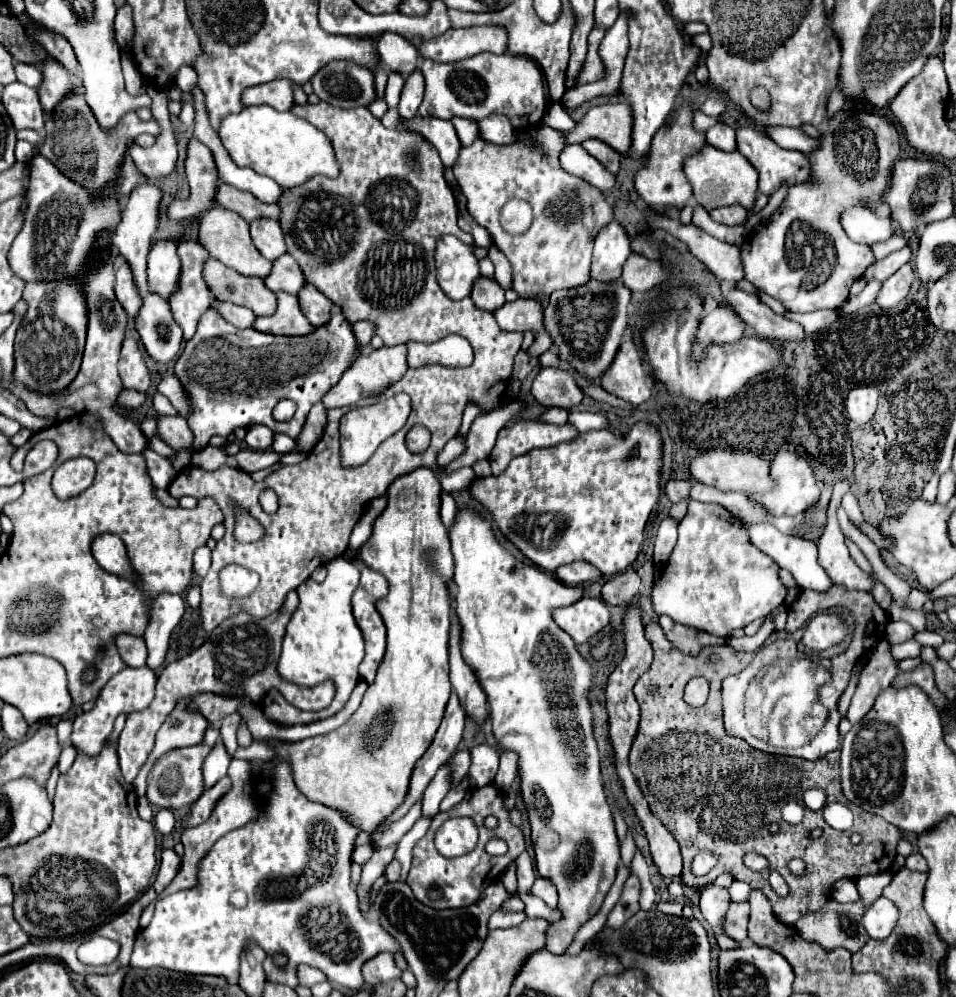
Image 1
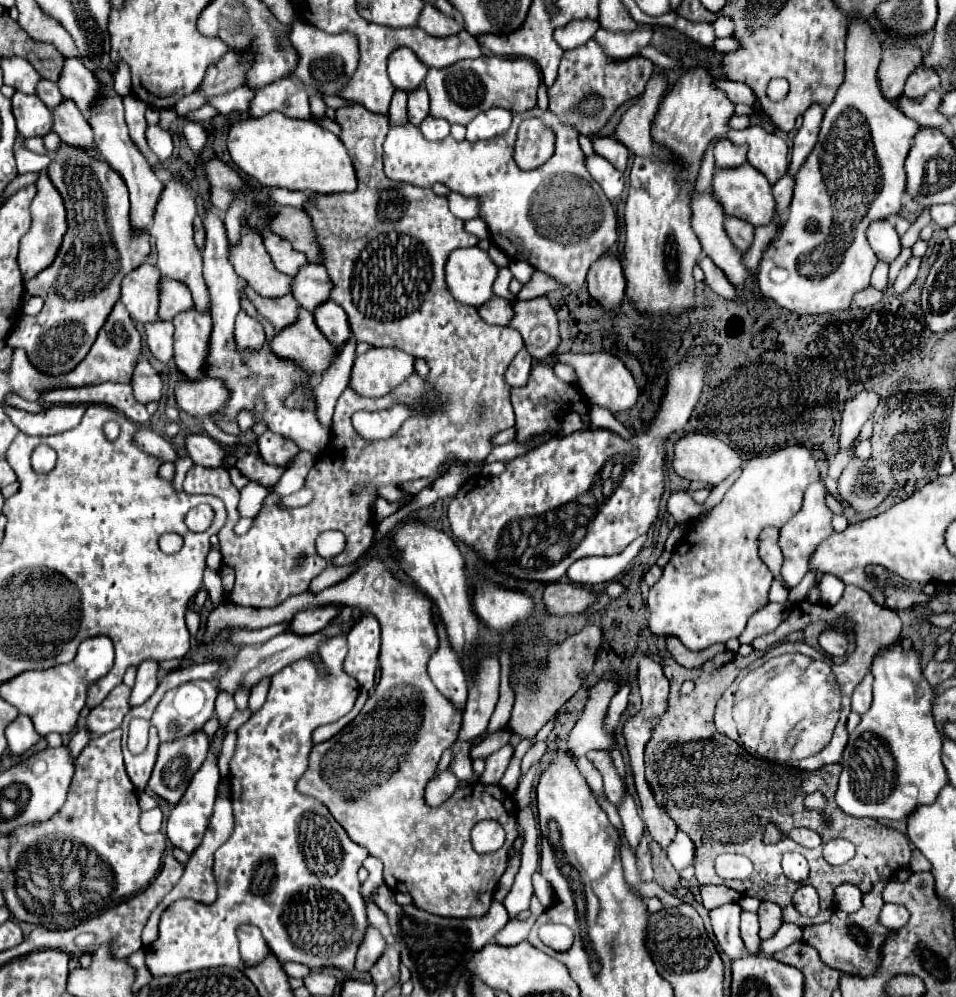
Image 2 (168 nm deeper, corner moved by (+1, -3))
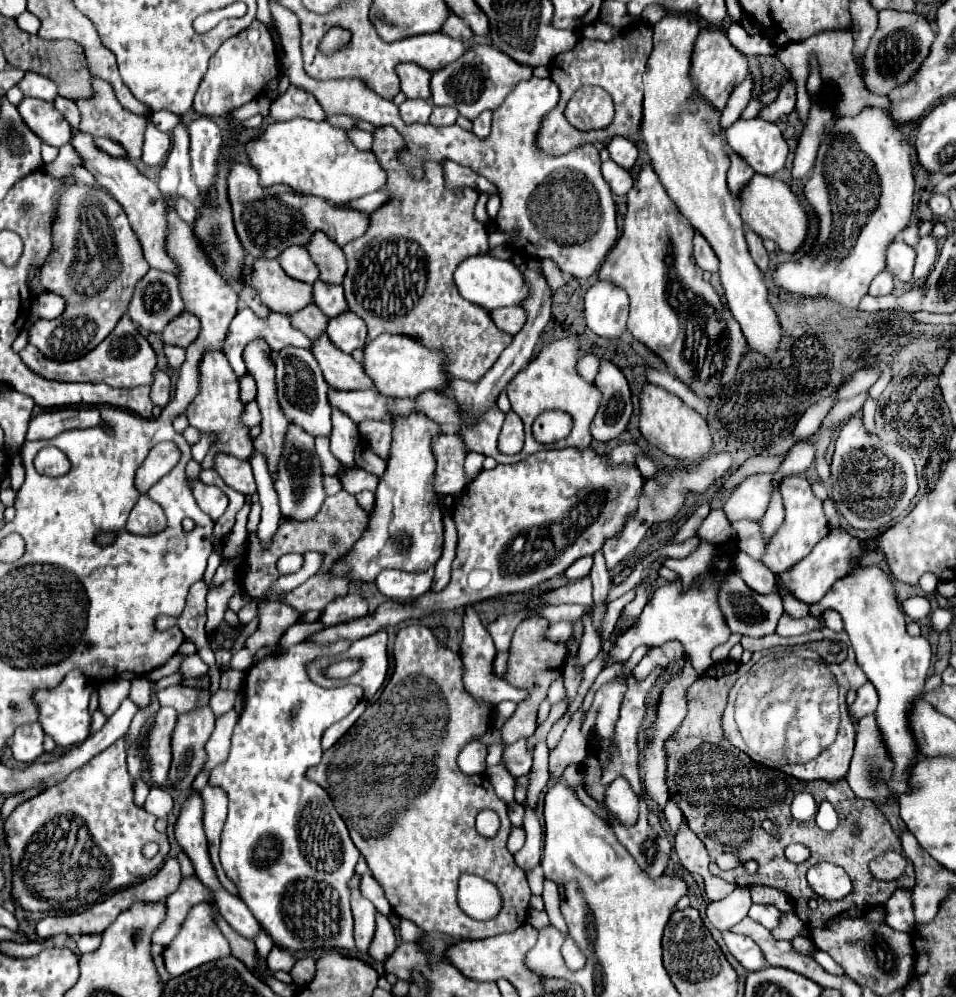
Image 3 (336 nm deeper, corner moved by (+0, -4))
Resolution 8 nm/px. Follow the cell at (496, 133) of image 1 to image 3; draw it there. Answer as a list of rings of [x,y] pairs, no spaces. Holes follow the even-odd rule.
[[[483,112],[479,114],[479,118],[473,120],[473,132],[479,138],[487,138],[487,134],[491,132],[491,112]]]

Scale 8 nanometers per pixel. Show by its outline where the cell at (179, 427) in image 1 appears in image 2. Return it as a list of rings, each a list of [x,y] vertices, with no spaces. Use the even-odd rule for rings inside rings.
[[[188,435],[184,449],[188,451],[190,459],[196,465],[204,465],[204,467],[220,467],[226,455],[222,445],[208,435]]]

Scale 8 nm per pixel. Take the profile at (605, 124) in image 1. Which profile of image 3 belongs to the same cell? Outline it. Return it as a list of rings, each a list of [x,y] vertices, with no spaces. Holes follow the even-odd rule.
[[[667,14],[653,26],[653,52],[643,74],[645,102],[641,136],[651,156],[651,166],[667,194],[679,206],[681,214],[691,220],[693,228],[713,246],[719,258],[719,274],[729,310],[741,324],[747,344],[765,358],[773,358],[779,350],[783,328],[769,304],[763,274],[747,250],[743,220],[725,182],[729,148],[719,126],[721,112],[695,90],[691,80],[691,54],[697,34],[699,22],[691,14]]]

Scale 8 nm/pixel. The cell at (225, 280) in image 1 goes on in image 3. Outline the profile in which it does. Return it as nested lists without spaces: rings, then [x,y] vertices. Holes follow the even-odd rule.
[[[315,304],[307,306],[307,310],[301,310],[299,314],[293,314],[289,318],[291,318],[291,324],[297,330],[303,330],[303,334],[307,334],[307,338],[311,340],[317,340],[321,334],[327,332],[329,318]]]

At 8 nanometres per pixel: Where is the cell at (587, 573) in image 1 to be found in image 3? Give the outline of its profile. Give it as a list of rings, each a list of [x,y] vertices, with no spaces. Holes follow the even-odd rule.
[[[583,556],[583,558],[575,560],[575,562],[573,562],[573,564],[571,564],[571,566],[565,570],[565,576],[567,576],[569,580],[581,580],[581,578],[589,576],[591,566],[593,566],[593,558]]]

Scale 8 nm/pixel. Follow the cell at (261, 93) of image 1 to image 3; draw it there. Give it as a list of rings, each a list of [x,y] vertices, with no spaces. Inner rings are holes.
[[[289,86],[287,92],[281,94],[271,104],[271,118],[273,120],[291,120],[295,116],[309,118],[309,120],[325,120],[325,112],[311,92],[305,92],[297,86]]]

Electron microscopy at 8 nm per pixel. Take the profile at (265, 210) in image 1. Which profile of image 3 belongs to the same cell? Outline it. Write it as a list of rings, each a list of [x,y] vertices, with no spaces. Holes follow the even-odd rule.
[[[315,234],[315,240],[307,246],[307,252],[311,254],[313,262],[319,266],[321,280],[327,284],[343,284],[345,272],[347,272],[347,260],[343,250],[335,246],[325,234]]]

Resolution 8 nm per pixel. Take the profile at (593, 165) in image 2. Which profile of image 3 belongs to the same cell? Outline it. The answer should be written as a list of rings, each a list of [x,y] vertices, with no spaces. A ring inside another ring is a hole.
[[[607,160],[607,162],[601,164],[601,174],[603,174],[603,178],[607,180],[607,184],[611,186],[613,194],[623,196],[623,194],[627,194],[627,192],[631,190],[631,186],[633,186],[633,178],[631,178],[629,170],[617,166],[613,160]]]

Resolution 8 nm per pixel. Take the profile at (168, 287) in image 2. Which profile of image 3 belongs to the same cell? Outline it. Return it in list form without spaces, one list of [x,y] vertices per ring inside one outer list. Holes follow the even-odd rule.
[[[183,312],[179,318],[175,318],[173,322],[167,324],[167,328],[163,330],[163,342],[171,344],[171,346],[187,348],[191,342],[197,340],[199,330],[201,330],[199,320],[193,314]]]

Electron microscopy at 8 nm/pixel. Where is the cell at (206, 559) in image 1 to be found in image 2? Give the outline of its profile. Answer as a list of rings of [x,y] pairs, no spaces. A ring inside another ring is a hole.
[[[206,567],[206,569],[204,569],[204,587],[206,587],[206,591],[208,591],[208,595],[210,595],[212,603],[214,603],[214,605],[218,605],[218,603],[222,601],[224,591],[222,591],[222,583],[220,583],[218,573],[216,573],[216,571],[212,571],[210,567]]]

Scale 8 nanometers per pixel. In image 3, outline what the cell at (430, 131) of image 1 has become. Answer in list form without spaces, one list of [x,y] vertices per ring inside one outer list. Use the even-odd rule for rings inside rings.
[[[435,106],[433,112],[431,112],[429,124],[433,124],[433,126],[451,126],[451,124],[455,124],[457,116],[459,116],[459,112],[455,108],[437,108]]]

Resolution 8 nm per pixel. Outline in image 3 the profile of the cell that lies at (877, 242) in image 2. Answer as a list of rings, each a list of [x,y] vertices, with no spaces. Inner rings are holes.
[[[895,240],[887,250],[887,270],[901,282],[911,282],[915,250],[907,246],[903,240]]]

